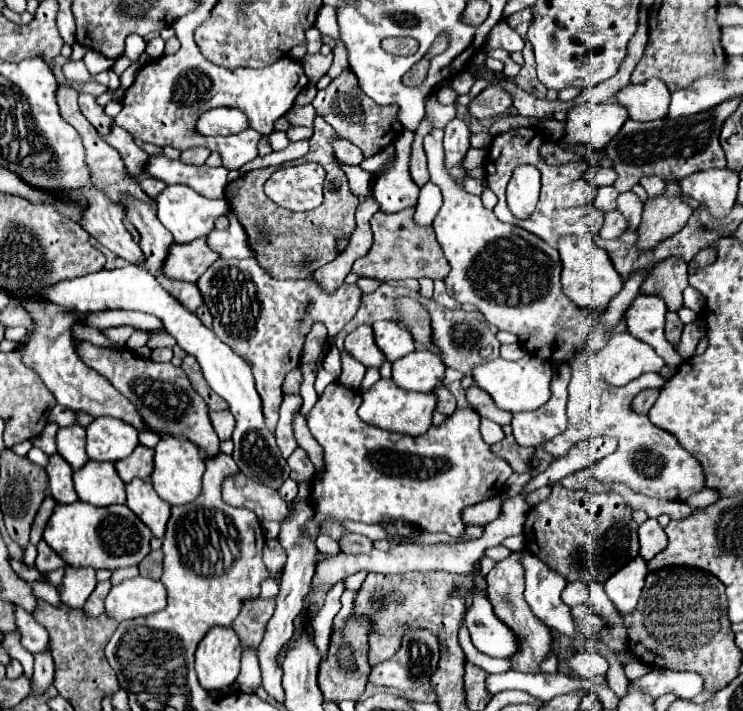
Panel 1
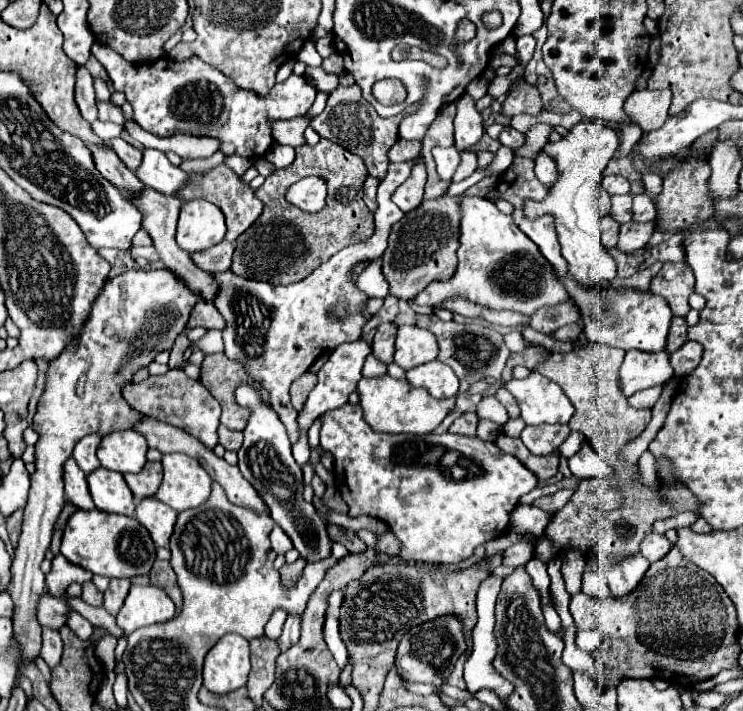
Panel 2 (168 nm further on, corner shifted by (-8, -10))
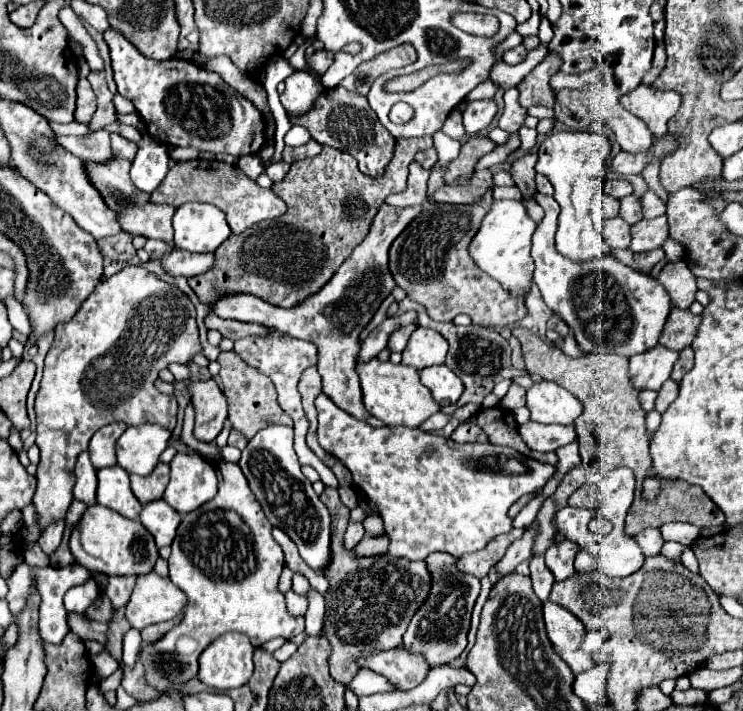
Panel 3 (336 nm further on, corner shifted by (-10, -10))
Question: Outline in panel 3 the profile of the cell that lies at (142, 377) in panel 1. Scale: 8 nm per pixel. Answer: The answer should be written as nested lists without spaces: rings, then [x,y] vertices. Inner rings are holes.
[[[213,378],[189,382],[189,398],[195,408],[193,436],[201,442],[213,442],[227,418],[227,400]]]

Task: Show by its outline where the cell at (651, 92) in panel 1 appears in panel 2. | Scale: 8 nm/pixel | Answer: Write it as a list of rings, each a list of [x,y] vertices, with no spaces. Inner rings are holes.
[[[635,90],[625,100],[625,112],[641,126],[643,132],[657,130],[667,120],[667,110],[671,106],[669,90]]]

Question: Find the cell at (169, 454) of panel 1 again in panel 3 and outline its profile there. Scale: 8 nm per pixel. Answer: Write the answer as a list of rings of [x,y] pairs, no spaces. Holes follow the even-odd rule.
[[[175,454],[169,466],[171,480],[163,500],[179,514],[193,512],[217,494],[217,474],[203,458],[195,454]]]

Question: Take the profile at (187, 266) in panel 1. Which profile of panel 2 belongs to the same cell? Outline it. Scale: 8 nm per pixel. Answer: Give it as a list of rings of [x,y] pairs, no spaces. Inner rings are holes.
[[[127,270],[105,282],[79,336],[49,362],[45,390],[33,416],[33,430],[39,434],[35,444],[37,472],[31,478],[23,532],[11,566],[11,582],[7,586],[15,604],[13,636],[21,648],[15,688],[19,688],[23,666],[35,662],[41,652],[41,624],[37,622],[37,602],[45,594],[41,562],[49,550],[53,526],[65,506],[63,464],[83,436],[93,432],[105,436],[115,430],[129,430],[145,418],[145,414],[133,410],[125,402],[121,392],[131,384],[135,372],[149,366],[159,352],[171,350],[175,338],[185,330],[197,300],[199,298],[193,298],[169,270]]]

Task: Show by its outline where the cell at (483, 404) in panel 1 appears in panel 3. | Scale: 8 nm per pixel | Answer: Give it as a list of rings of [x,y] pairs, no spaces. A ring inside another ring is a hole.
[[[511,384],[509,392],[505,394],[505,398],[501,400],[501,406],[505,410],[515,410],[515,408],[521,408],[525,406],[525,388],[517,386],[517,384]]]

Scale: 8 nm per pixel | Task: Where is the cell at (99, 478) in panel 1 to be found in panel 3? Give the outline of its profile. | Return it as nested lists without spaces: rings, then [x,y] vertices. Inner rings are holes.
[[[121,466],[101,468],[97,470],[99,486],[97,486],[97,504],[103,504],[125,518],[139,518],[141,504],[133,496],[129,488],[129,474]]]

